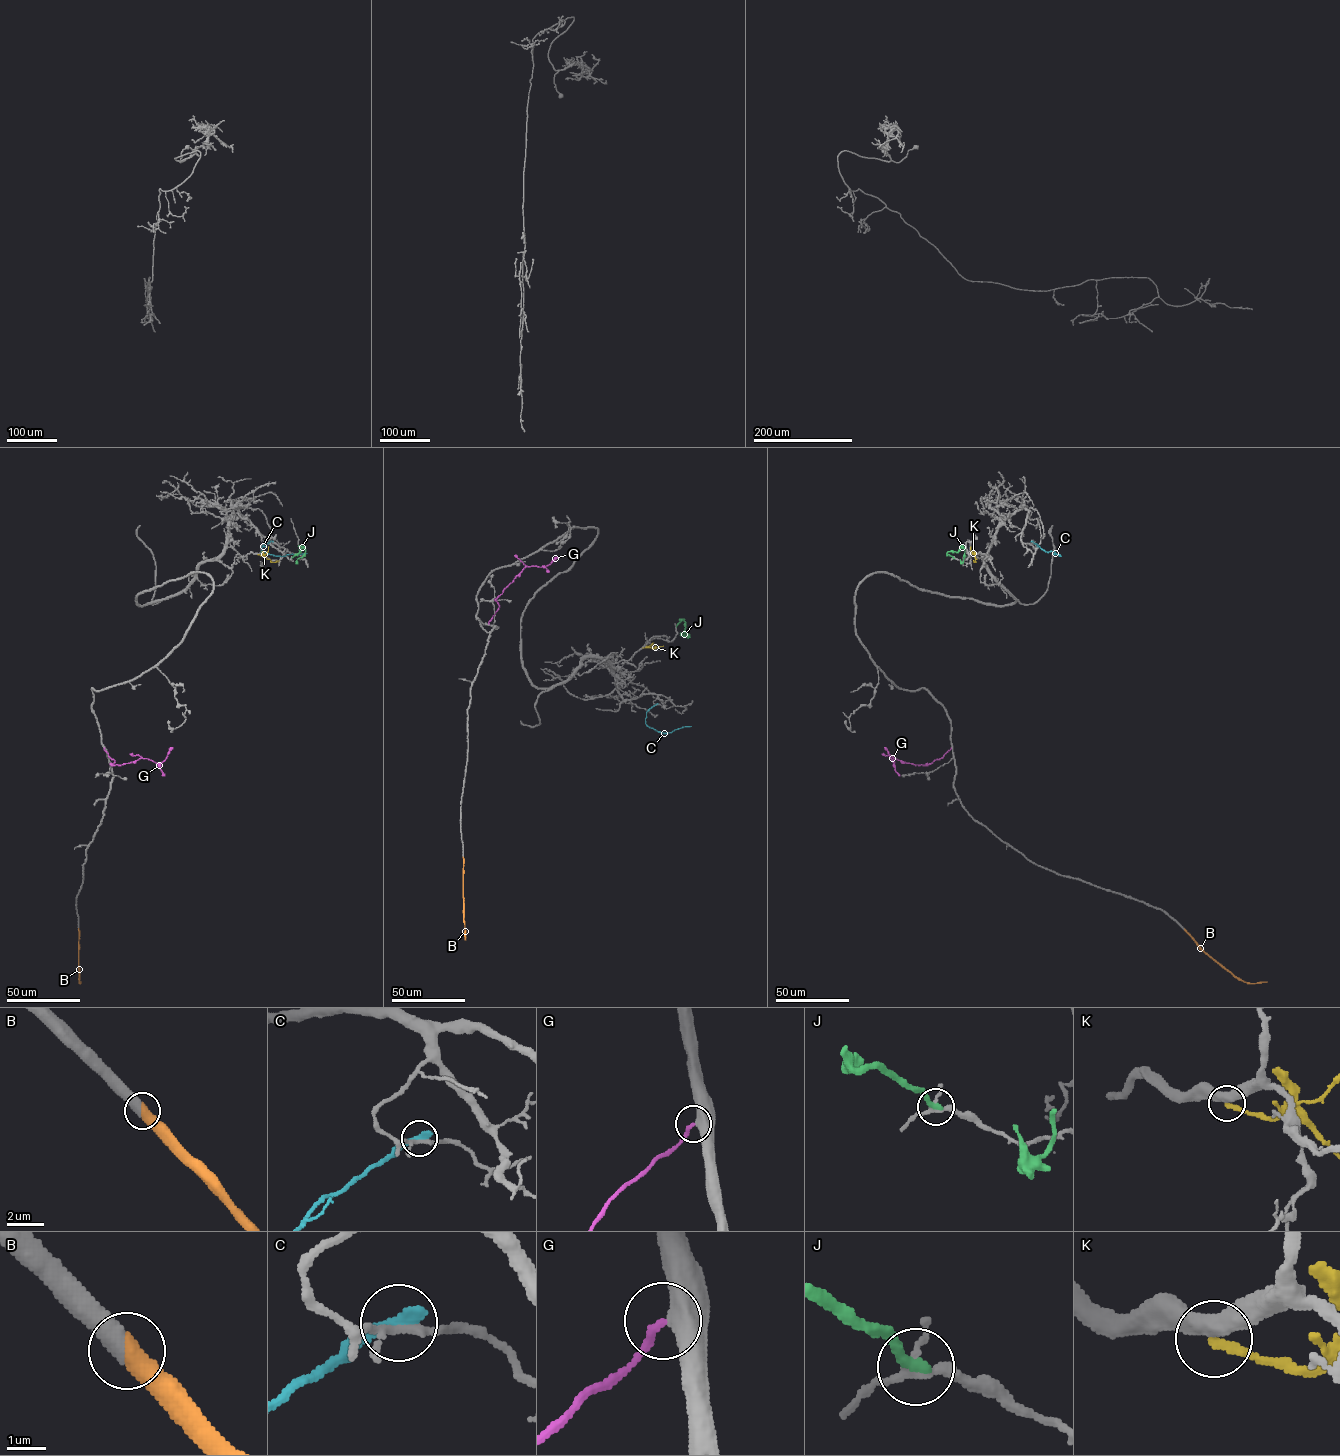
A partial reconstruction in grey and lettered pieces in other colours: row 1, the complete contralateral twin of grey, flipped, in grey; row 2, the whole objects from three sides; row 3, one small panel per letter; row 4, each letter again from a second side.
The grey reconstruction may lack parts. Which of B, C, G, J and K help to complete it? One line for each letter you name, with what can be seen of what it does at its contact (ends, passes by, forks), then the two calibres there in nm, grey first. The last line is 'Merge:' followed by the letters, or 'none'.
B: It ends there. Thickness 480 nm (grey) against 500 nm
G: It ends there. Thickness 550 nm (grey) against 180 nm
Merge: B, G

